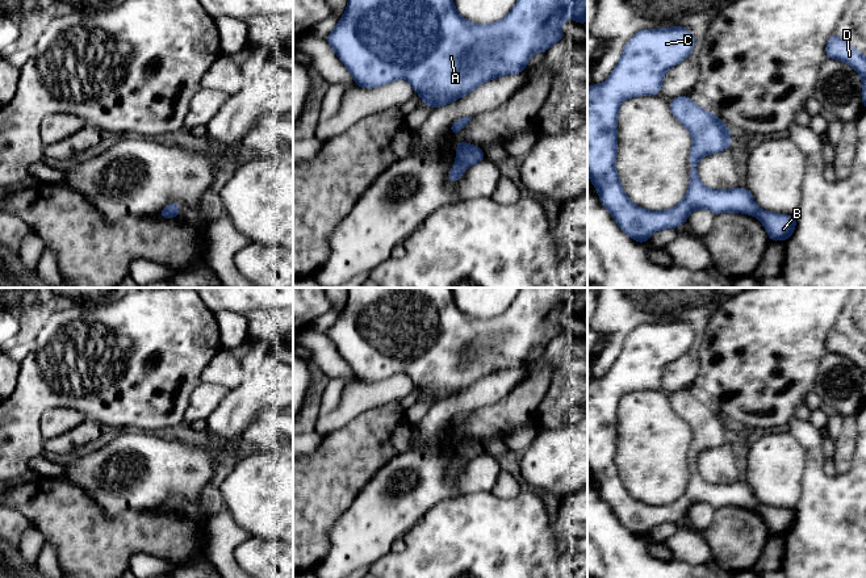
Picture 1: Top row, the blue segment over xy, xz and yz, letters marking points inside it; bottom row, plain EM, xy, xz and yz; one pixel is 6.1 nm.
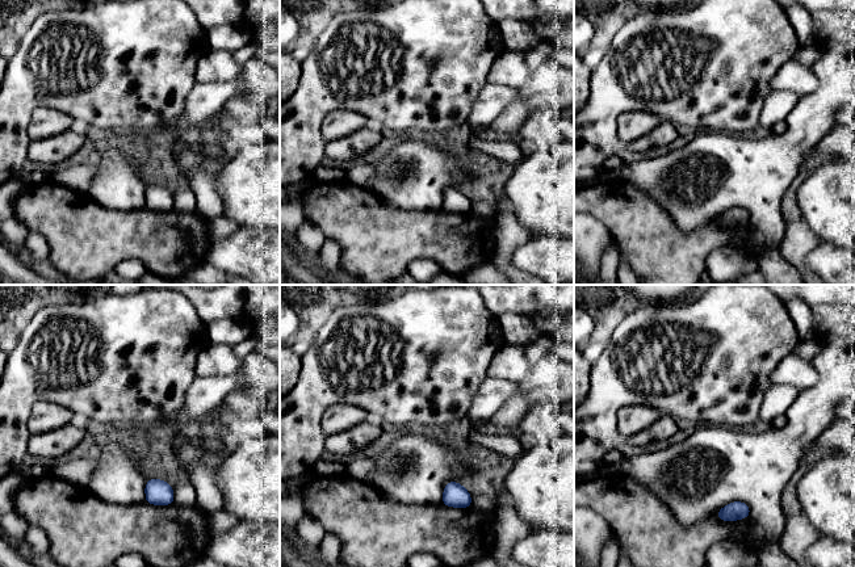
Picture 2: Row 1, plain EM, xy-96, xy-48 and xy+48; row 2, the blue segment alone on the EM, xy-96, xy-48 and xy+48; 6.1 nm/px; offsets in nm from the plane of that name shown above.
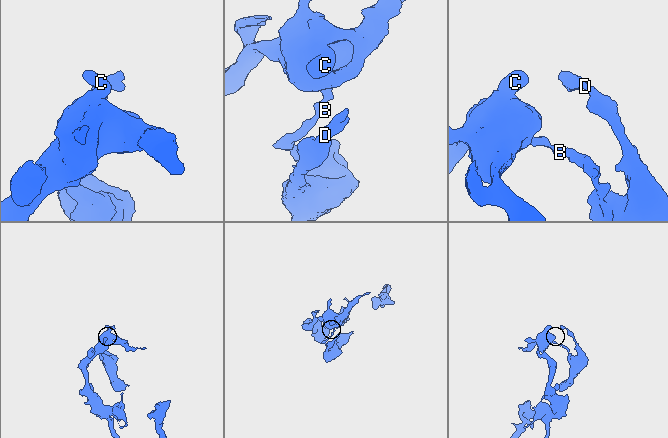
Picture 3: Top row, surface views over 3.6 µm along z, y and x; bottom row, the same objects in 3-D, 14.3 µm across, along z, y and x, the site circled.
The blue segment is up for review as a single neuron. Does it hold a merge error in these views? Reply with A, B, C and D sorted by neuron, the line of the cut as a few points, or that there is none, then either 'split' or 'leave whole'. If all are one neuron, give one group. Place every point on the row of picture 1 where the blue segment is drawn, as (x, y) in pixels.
A C / B D | xz (457, 160), (467, 166) | split

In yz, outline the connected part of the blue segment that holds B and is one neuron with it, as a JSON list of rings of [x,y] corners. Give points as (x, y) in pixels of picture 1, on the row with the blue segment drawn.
[[[758,209],[756,217],[766,227],[770,240],[785,242],[792,235],[796,227],[795,215],[785,215]]]

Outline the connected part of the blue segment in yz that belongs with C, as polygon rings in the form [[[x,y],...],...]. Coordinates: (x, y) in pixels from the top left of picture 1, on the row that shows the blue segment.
[[[682,26],[644,29],[637,32],[624,46],[622,56],[602,84],[587,88],[587,175],[597,188],[602,205],[610,211],[619,227],[631,239],[645,243],[657,230],[677,229],[686,222],[695,209],[708,209],[715,215],[724,211],[756,215],[758,206],[746,188],[715,190],[704,187],[696,172],[696,163],[708,154],[718,154],[731,147],[731,130],[715,114],[703,110],[687,96],[672,99],[673,116],[691,133],[693,146],[689,155],[691,163],[690,185],[686,197],[673,209],[652,211],[631,202],[615,168],[618,154],[618,112],[620,104],[633,96],[658,95],[662,79],[669,68],[690,56],[695,46],[694,34]]]

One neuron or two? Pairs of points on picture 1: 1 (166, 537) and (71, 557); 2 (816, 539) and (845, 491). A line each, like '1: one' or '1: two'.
1: one
2: one

